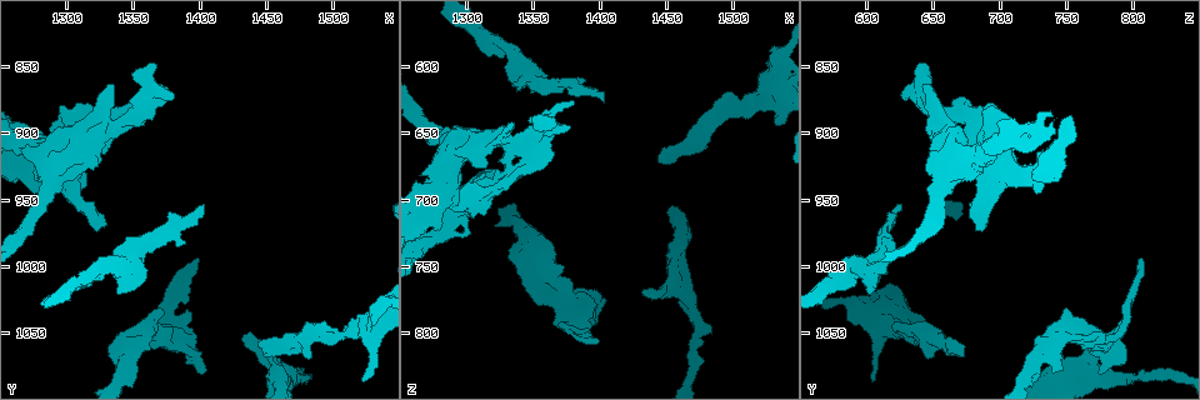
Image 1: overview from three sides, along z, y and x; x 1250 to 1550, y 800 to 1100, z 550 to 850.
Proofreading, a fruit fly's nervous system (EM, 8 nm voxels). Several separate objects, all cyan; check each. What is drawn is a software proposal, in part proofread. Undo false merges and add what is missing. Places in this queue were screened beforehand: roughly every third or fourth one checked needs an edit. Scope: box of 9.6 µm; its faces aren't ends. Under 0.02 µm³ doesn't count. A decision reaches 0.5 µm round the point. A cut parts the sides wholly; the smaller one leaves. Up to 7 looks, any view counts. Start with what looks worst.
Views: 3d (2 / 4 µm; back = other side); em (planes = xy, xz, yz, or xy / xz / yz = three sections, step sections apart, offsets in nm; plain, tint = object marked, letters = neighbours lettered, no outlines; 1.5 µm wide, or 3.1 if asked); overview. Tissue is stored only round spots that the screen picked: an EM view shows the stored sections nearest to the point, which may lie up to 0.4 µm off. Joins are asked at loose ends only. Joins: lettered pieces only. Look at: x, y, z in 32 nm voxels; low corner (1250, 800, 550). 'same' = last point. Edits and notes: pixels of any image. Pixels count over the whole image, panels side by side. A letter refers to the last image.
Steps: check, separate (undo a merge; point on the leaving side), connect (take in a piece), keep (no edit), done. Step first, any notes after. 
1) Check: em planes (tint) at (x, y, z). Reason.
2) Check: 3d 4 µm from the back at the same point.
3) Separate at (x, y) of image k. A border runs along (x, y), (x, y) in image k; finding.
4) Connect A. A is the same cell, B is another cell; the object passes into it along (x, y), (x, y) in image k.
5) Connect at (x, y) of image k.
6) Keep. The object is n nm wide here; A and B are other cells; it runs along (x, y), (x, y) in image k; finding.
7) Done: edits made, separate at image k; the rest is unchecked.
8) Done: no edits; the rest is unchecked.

Check: em planes (plain) at (1436, 1050, 772). Branch stops here.

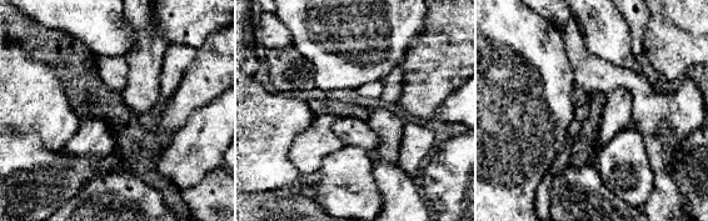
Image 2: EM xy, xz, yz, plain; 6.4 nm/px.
Check: em planes (letters) at the same point. What lies round it.

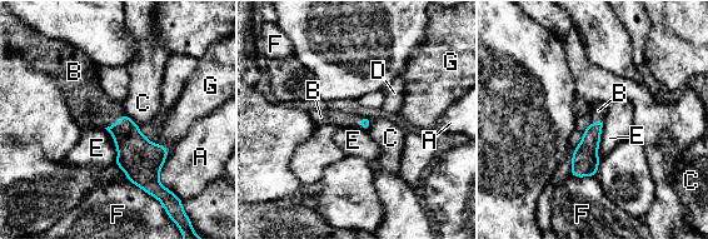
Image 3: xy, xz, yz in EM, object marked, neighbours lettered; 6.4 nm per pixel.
Connect B. The longest contact is with A, 260 nm; B is the same cell, A, C, D, E, F and G are other cells; it goes on there.

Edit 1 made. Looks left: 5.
Check: em xy step 8 (tint) at (1364, 850, 640). Thick end.

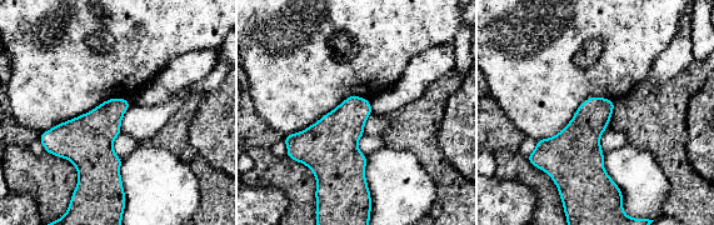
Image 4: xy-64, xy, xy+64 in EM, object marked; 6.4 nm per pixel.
Check: em planes (letters) at the same point. Cut it another way.

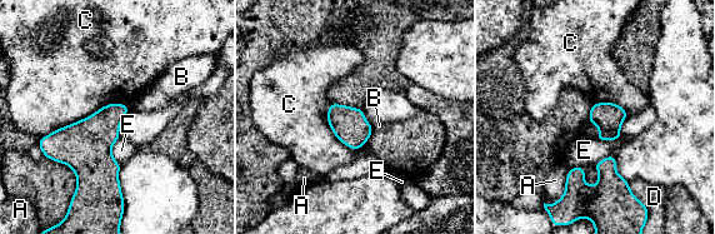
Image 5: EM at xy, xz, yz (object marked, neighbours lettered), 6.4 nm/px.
Keep. A, B, C, D and E are other cells; a border runs along (125, 103), (108, 103), (39, 139) in image 5; none of them fits.

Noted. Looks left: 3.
Check: em planes (plain) at (1446, 1060, 672). An open end.

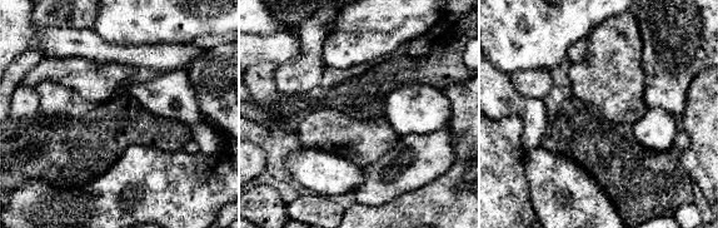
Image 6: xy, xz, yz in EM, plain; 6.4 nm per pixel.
Check: em planes (letters) at the same point.

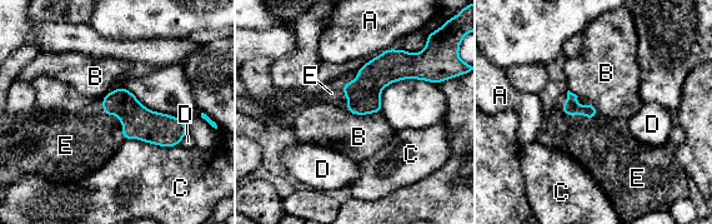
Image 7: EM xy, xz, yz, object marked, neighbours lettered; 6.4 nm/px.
Connect E. E is the same cell, A, B, C and D are other cells; the object passes into it along (570, 106), (578, 114), (601, 145) in image 7; it goes on there.

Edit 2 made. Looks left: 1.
Done: edits made, connect at image 3, connect at image 7; the rest is unchecked.

